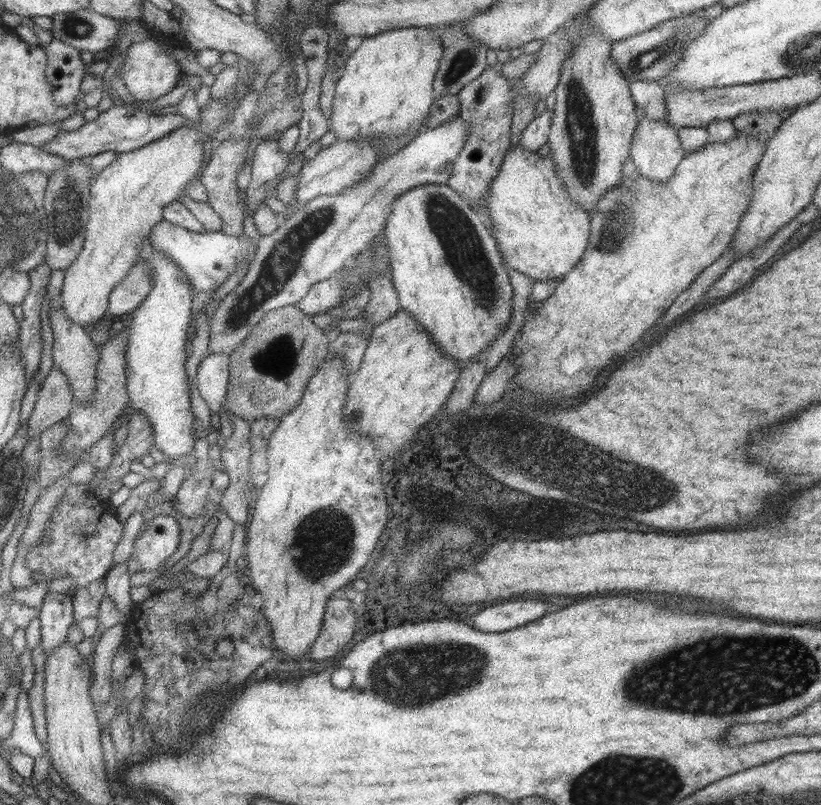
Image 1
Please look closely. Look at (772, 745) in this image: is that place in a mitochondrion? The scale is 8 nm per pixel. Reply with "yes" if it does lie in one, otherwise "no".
no

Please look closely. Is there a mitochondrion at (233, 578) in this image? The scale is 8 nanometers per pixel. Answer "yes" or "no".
no

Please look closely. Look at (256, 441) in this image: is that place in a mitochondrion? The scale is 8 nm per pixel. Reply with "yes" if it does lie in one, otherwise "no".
no

